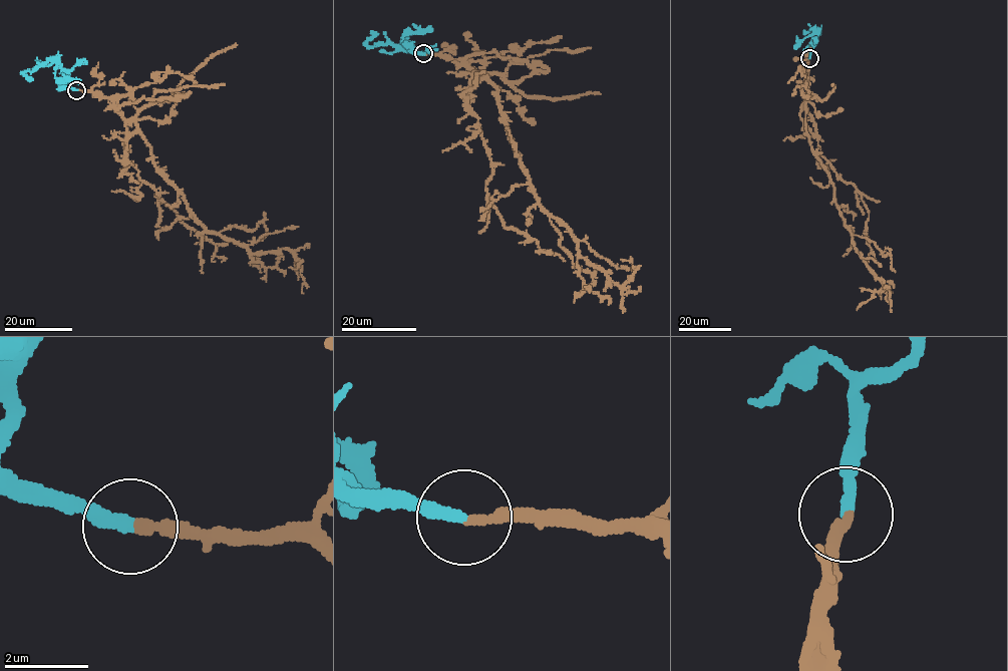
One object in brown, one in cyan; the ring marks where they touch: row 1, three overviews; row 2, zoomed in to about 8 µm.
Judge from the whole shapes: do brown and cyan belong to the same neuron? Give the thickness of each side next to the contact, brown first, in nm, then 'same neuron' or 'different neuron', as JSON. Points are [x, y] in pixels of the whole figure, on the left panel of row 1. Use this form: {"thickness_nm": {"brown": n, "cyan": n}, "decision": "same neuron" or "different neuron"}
{"thickness_nm": {"brown": 240, "cyan": 300}, "decision": "same neuron"}

